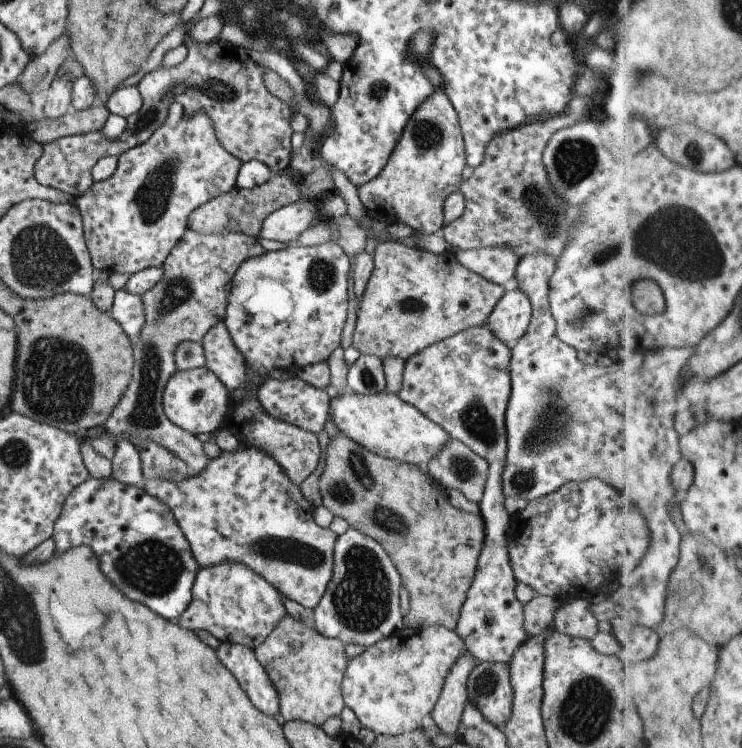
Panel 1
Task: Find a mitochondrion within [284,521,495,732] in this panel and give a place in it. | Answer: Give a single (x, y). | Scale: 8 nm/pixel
(362, 598)

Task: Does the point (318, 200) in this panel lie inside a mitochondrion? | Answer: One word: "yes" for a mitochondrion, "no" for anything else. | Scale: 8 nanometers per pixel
no

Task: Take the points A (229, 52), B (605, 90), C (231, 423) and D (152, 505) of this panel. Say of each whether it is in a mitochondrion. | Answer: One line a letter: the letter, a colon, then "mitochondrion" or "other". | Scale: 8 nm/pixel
A: other
B: other
C: other
D: other

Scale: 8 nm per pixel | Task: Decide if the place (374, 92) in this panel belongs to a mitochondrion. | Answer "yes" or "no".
yes

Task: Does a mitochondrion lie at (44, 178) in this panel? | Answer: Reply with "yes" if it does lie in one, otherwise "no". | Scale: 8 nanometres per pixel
no

